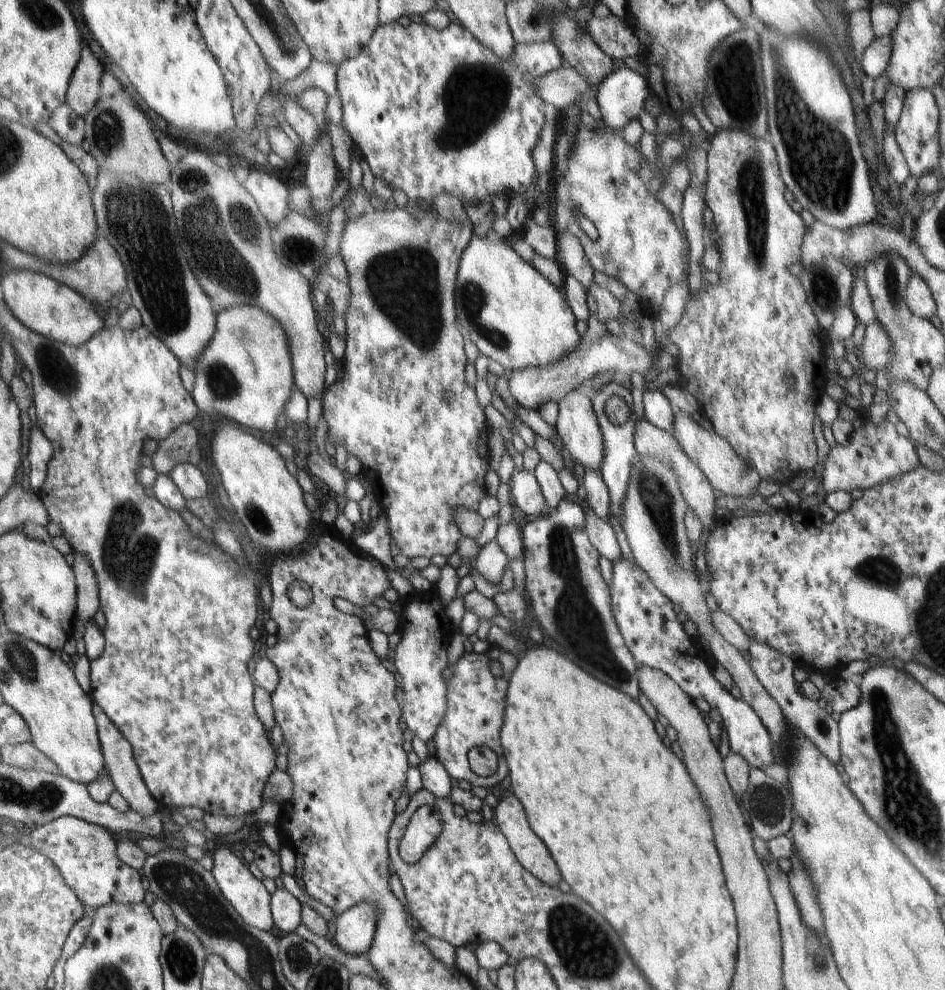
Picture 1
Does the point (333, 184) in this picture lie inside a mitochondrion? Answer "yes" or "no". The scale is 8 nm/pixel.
no

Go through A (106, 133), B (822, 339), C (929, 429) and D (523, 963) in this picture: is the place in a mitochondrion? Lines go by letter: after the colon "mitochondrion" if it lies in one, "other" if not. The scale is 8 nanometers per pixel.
A: mitochondrion
B: other
C: mitochondrion
D: other

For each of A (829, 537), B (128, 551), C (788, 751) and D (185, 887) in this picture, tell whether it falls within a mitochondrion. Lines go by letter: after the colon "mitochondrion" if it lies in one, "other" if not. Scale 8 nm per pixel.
A: other
B: mitochondrion
C: other
D: mitochondrion

